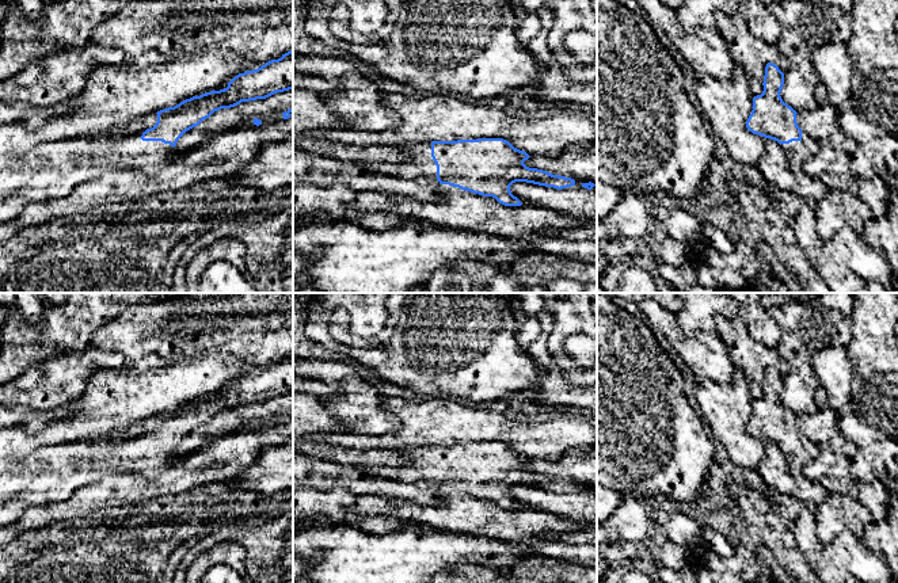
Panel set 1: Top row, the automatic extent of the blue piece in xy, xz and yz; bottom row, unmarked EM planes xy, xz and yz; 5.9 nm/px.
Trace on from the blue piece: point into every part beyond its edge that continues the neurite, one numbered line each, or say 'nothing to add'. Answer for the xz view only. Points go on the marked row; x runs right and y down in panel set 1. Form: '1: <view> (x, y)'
1: xz (418, 164)

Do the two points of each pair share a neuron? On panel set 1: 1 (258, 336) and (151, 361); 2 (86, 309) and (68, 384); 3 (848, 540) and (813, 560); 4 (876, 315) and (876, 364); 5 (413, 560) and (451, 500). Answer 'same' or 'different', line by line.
1: same
2: different
3: same
4: same
5: different

